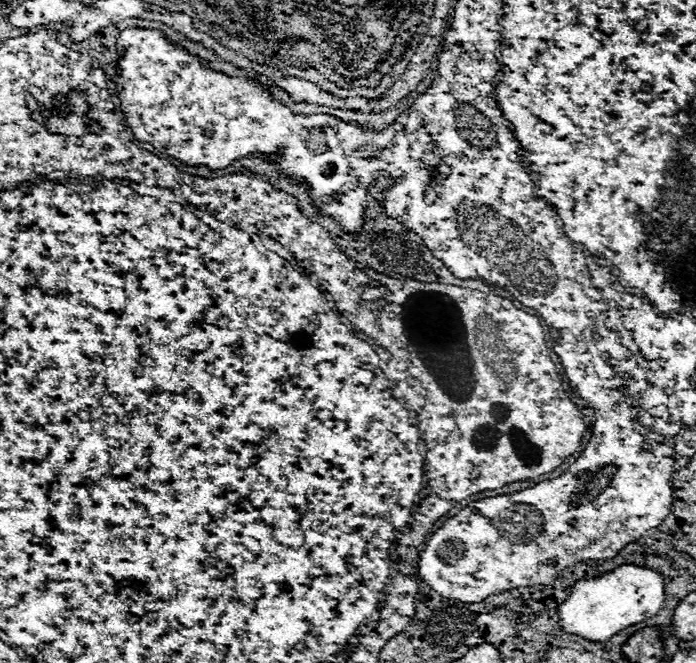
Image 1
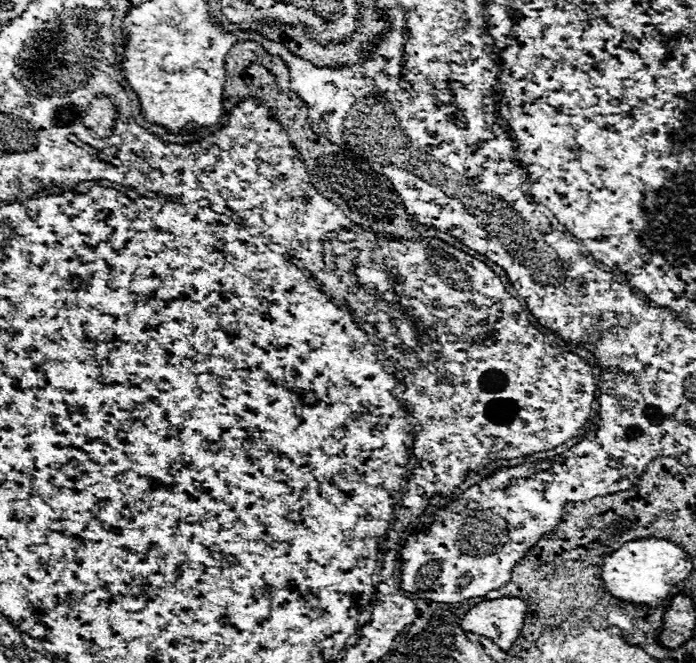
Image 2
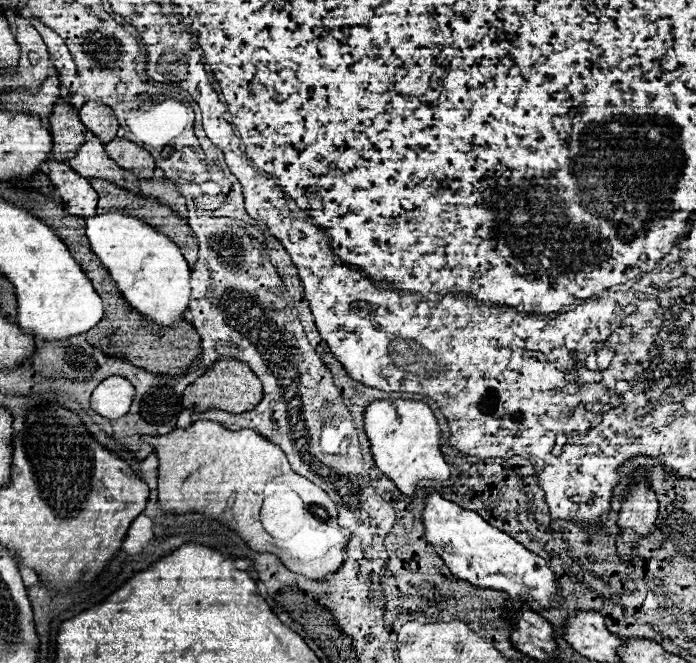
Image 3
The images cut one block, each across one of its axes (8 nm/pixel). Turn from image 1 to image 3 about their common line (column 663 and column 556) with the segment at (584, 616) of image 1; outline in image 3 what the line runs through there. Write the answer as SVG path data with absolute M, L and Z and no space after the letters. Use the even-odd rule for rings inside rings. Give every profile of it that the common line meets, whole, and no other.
M430 490L424 508L424 526L426 540L436 548L436 552L448 564L450 572L456 578L468 580L470 584L480 588L506 592L512 600L518 600L518 596L528 594L546 610L558 606L560 588L556 582L556 574L548 568L546 560L536 556L534 552L528 552L506 532L490 526L476 512L464 510L458 504L444 500L438 492Z

